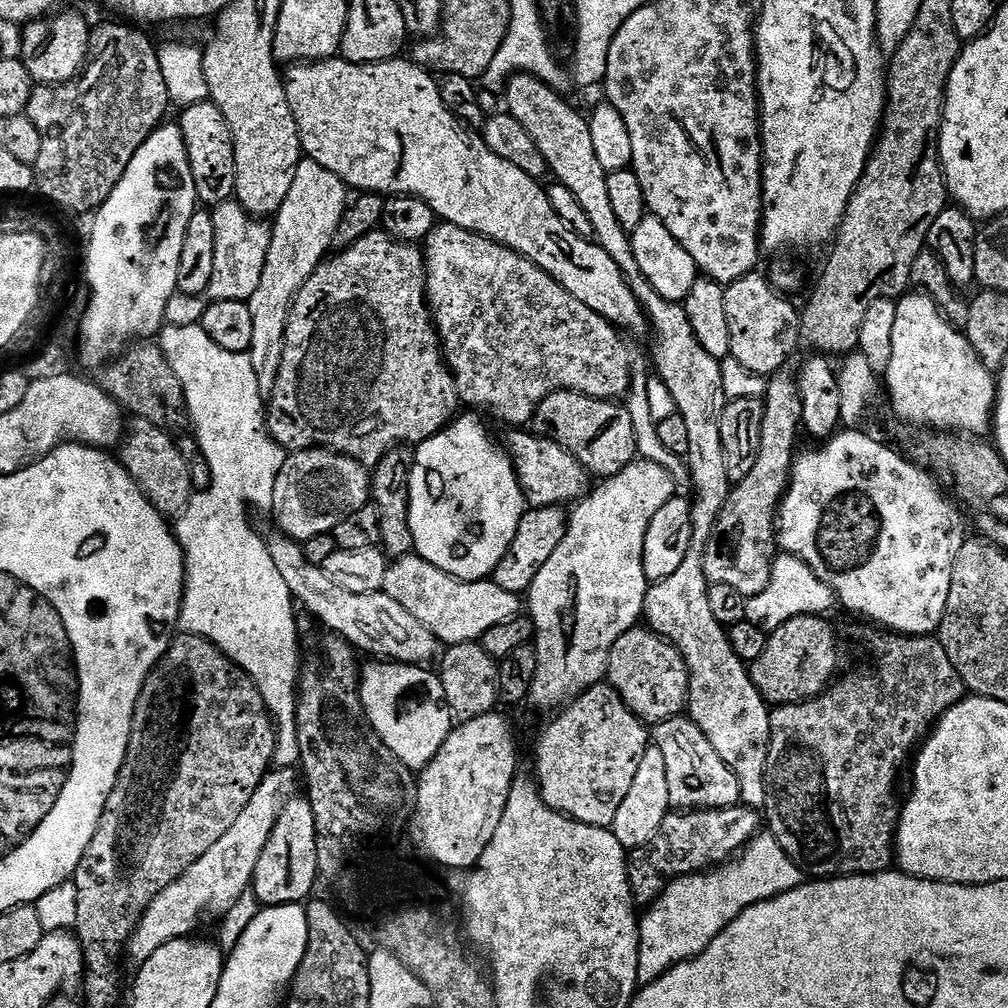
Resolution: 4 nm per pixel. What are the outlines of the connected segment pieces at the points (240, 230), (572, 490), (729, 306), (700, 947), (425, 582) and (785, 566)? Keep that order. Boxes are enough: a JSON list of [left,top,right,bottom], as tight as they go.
[[164,199,272,328],[506,430,590,508],[724,271,802,377],[640,834,805,984],[382,554,522,645],[747,554,837,634]]

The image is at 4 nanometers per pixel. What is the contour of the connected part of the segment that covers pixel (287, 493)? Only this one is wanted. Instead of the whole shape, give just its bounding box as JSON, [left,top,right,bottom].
[270,448,370,542]

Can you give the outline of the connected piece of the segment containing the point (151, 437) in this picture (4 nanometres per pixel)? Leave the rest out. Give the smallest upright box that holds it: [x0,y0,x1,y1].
[122,419,194,518]

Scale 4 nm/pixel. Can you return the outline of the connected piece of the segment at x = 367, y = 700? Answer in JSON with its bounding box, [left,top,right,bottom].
[360,662,454,770]

